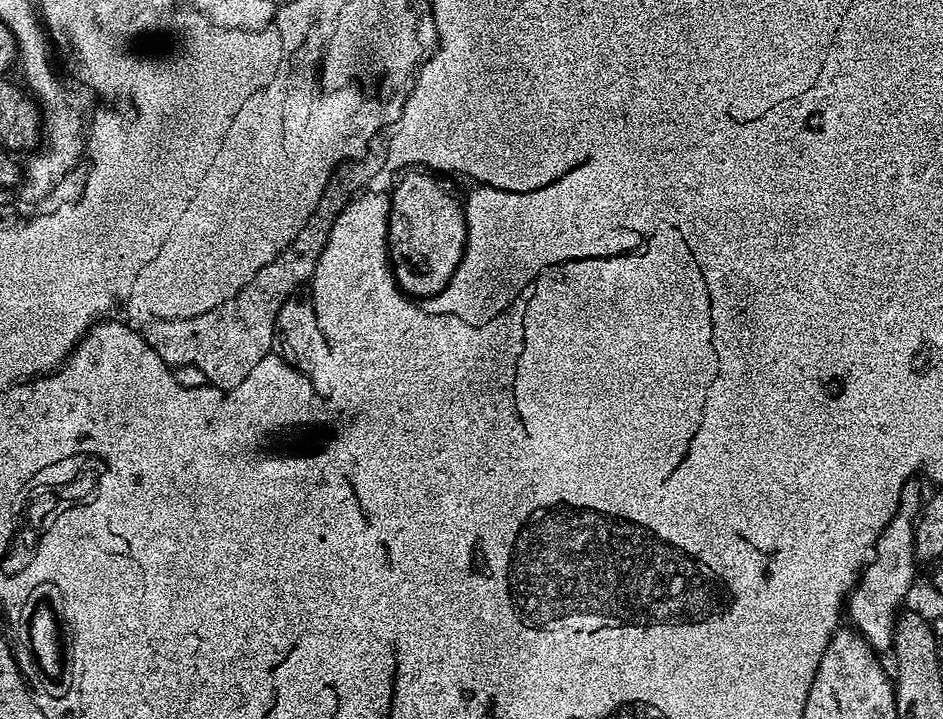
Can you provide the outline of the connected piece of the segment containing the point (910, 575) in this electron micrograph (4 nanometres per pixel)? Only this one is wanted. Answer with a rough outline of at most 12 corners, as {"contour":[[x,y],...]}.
{"contour":[[896,511],[846,602],[878,654],[891,649],[918,567],[915,512]]}

